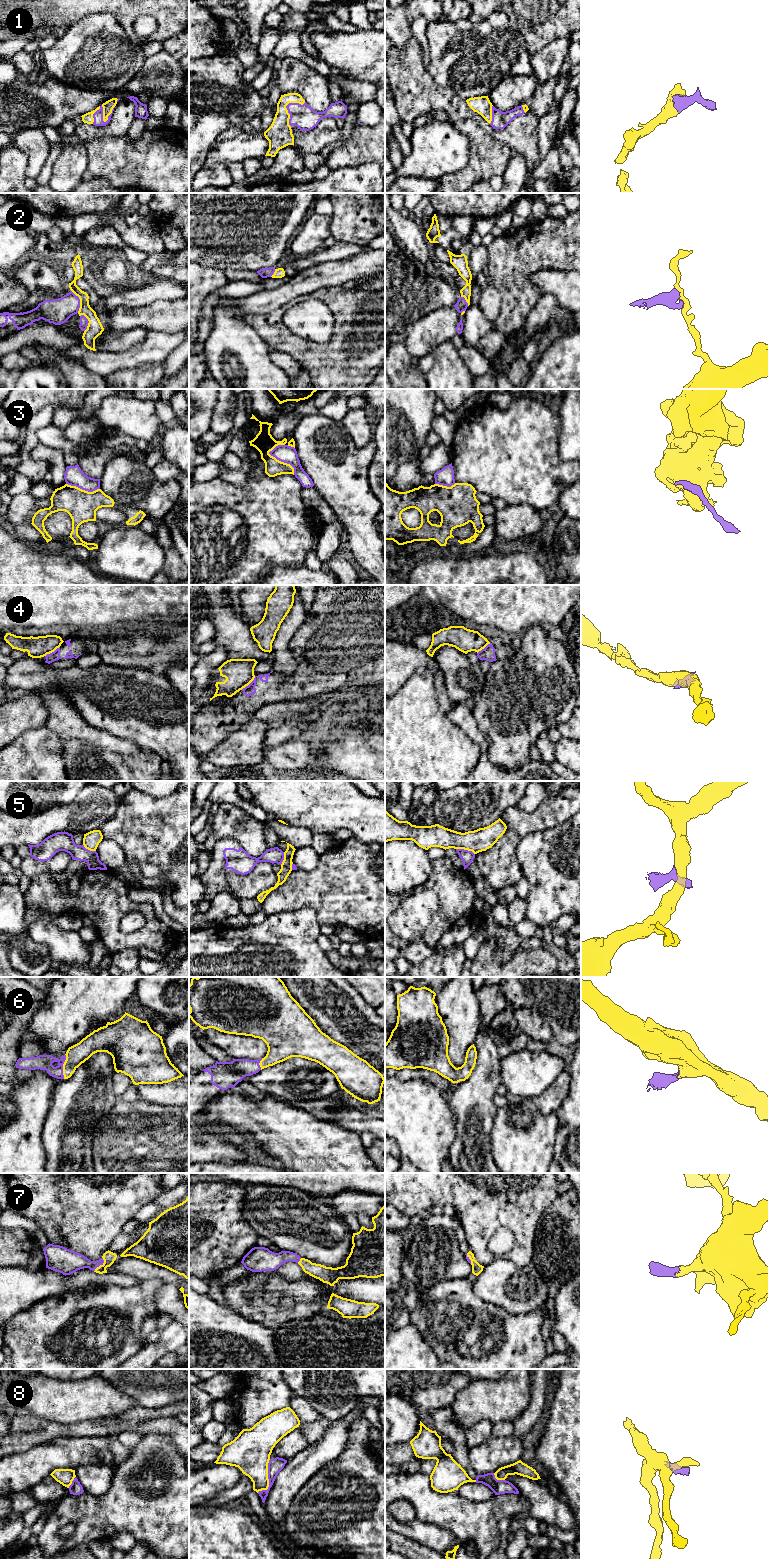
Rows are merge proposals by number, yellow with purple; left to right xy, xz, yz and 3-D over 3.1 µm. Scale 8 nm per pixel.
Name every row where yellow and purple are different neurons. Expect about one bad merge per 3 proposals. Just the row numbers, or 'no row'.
2, 3, 4, 5, 8

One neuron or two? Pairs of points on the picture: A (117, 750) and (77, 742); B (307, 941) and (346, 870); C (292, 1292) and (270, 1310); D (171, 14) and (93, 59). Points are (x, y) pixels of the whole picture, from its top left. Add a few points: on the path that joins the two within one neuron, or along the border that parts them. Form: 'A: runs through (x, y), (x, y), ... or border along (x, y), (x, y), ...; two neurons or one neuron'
A: runs through (107, 750), (87, 749); one neuron
B: border along (296, 910), (312, 907), (320, 925); two neurons
C: border along (257, 1292), (272, 1302), (287, 1305), (301, 1302); two neurons
D: border along (116, 18), (127, 37), (132, 42), (141, 46); two neurons

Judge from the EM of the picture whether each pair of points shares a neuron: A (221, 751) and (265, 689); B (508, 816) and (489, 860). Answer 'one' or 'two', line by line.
A: two
B: one

